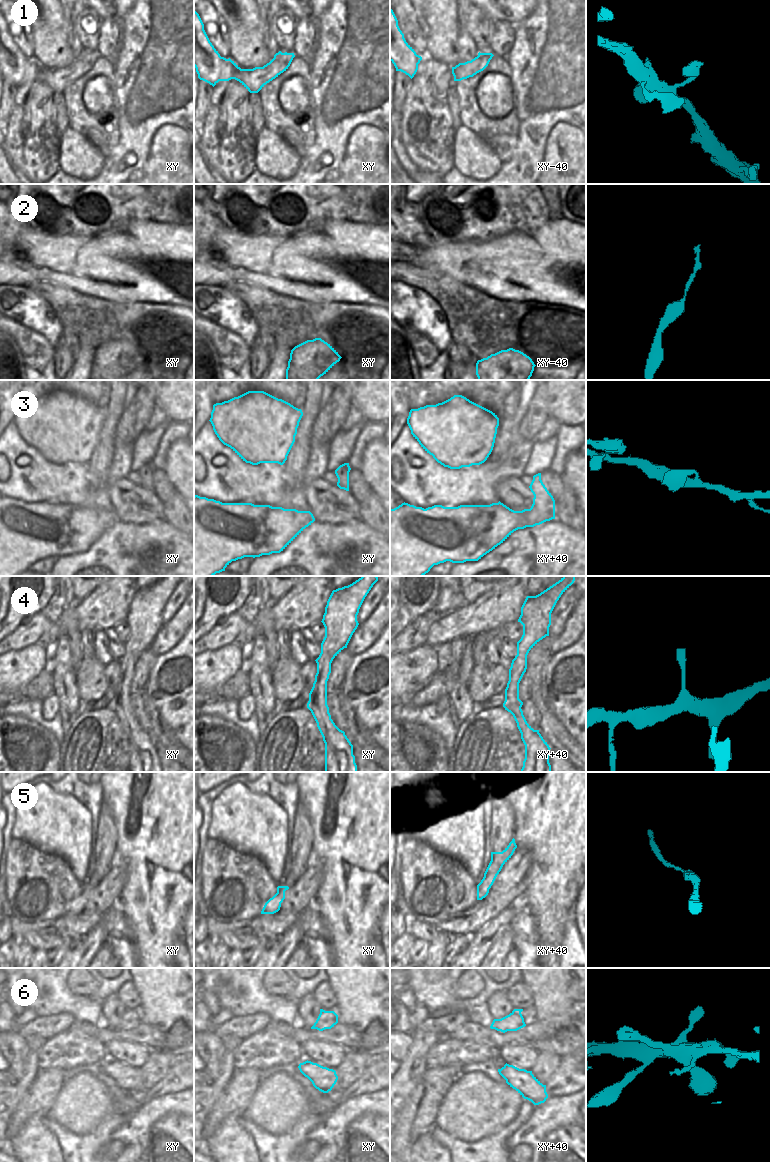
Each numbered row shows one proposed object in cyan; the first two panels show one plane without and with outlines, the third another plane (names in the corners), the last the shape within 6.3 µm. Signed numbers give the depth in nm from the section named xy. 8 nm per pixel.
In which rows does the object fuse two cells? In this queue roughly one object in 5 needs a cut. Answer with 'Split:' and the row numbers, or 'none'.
Split: none

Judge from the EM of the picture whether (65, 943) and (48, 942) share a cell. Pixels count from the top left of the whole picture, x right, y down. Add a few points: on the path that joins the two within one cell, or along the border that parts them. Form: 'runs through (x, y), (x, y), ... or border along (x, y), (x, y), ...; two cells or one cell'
runs through (61, 942), (52, 942); one cell

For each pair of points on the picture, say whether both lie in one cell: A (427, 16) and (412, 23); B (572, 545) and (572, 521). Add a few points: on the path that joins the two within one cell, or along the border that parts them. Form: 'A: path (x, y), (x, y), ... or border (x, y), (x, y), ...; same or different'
A: border (414, 10), (427, 42); different
B: border (555, 518), (575, 530); different

